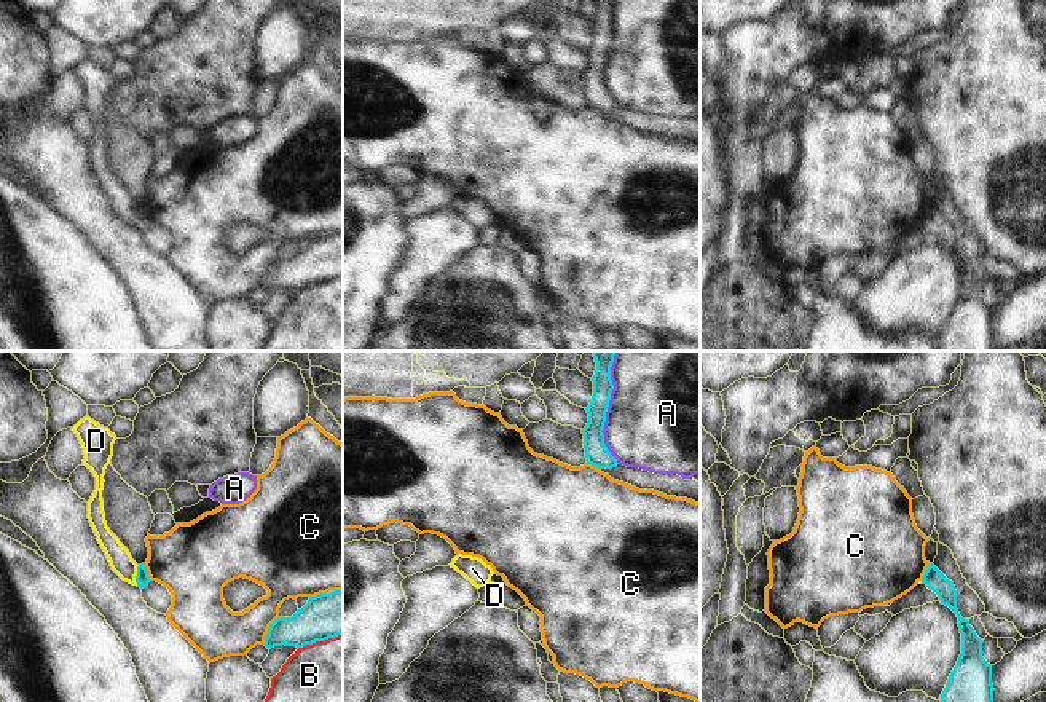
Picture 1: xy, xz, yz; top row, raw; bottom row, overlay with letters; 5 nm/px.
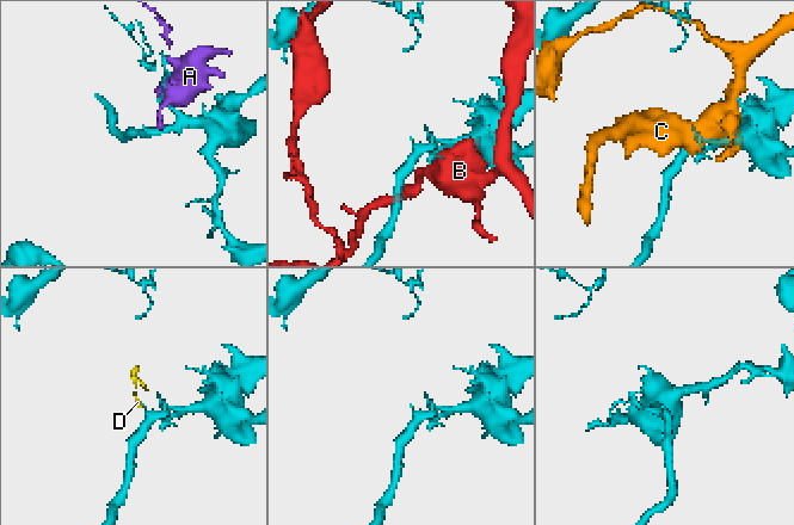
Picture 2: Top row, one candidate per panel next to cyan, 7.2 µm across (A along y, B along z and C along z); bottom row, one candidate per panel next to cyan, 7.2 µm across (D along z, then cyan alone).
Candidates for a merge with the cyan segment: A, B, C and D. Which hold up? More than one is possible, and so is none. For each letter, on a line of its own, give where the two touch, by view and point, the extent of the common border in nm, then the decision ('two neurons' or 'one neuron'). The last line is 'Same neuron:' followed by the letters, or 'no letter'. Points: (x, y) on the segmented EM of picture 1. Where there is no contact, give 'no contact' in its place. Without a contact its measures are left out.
A: xz (608, 406) | 550 nm | two neurons
B: xy (319, 640) | 240 nm | two neurons
C: xy (268, 631) | 170 nm | two neurons
D: xy (137, 575) | 110 nm | two neurons
Same neuron: no letter

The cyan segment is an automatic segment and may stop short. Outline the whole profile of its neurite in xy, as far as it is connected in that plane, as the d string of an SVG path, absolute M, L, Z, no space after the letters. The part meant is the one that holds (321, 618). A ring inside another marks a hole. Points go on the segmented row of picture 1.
M343 590L309 597L292 617L277 617L268 629L265 646L303 648L343 635Z

